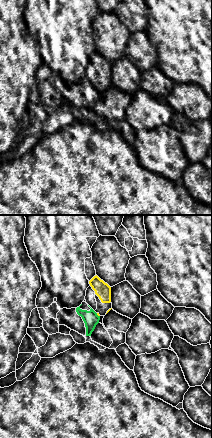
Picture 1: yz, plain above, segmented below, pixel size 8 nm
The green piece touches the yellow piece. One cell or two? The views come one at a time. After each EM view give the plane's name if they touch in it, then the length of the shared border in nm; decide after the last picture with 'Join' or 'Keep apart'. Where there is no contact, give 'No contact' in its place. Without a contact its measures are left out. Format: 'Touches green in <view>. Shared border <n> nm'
Touches green in yz. Shared border 40 nm

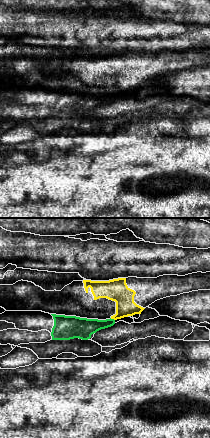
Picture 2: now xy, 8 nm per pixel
Touches green in xy. Shared border 40 nm

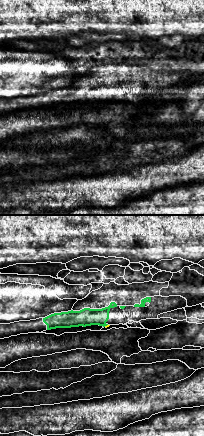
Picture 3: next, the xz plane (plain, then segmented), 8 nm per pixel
Touches green in xz. Shared border 40 nm

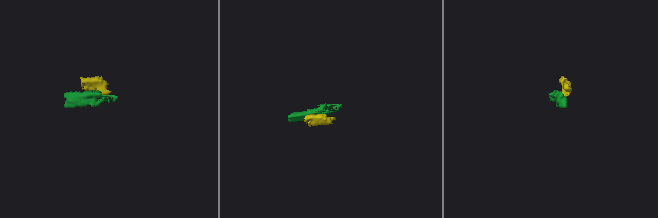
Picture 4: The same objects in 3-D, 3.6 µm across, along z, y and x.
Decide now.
Keep apart

